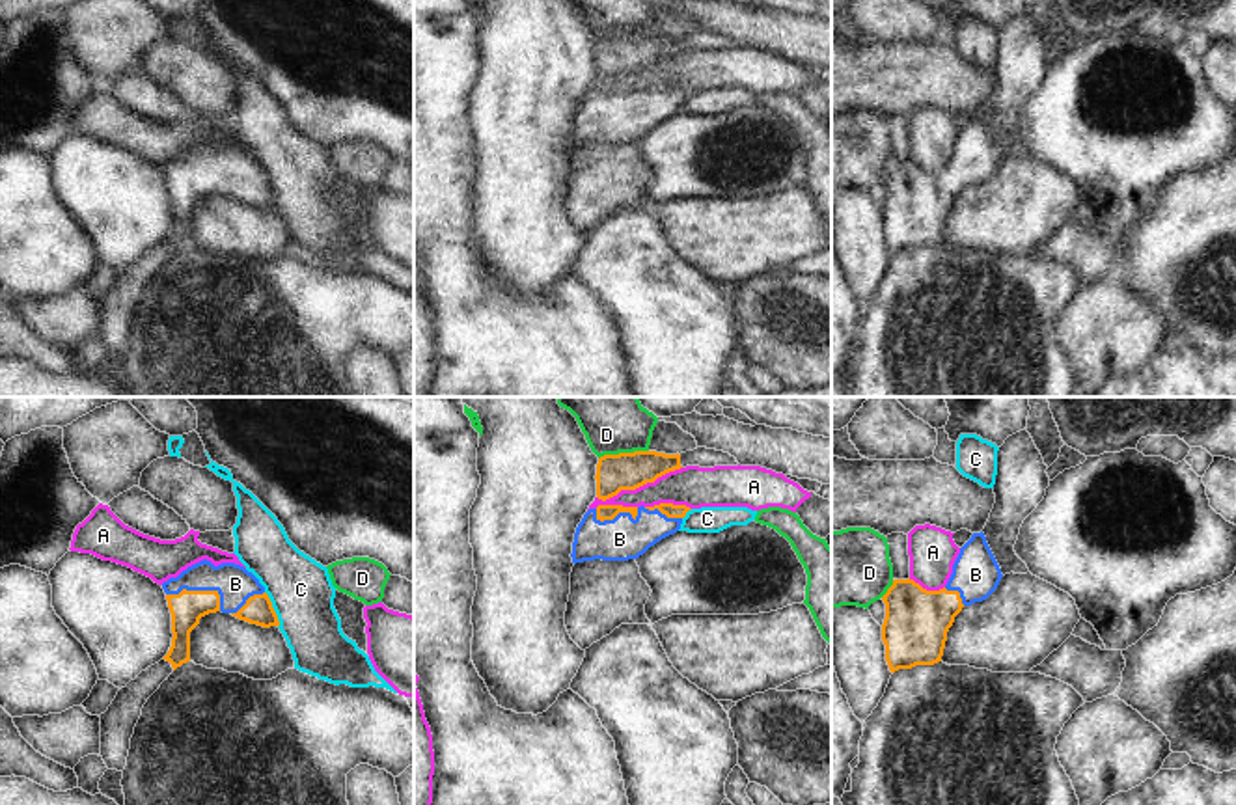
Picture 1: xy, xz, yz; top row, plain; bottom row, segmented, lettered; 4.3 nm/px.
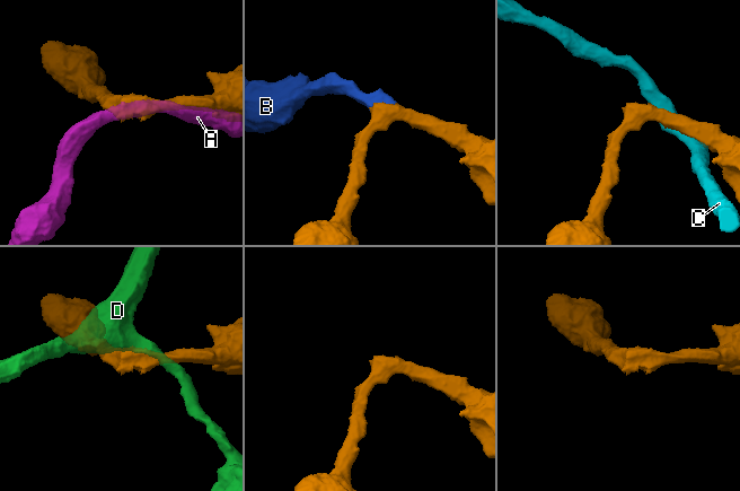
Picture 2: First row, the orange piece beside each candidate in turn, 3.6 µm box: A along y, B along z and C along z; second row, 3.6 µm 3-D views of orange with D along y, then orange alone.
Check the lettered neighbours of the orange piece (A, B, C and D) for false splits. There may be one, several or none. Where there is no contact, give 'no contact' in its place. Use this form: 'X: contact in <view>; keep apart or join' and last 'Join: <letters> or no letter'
A: contact in xz; keep apart
B: contact in xy; join
C: contact in xy; keep apart
D: contact in xz; keep apart
Join: B

